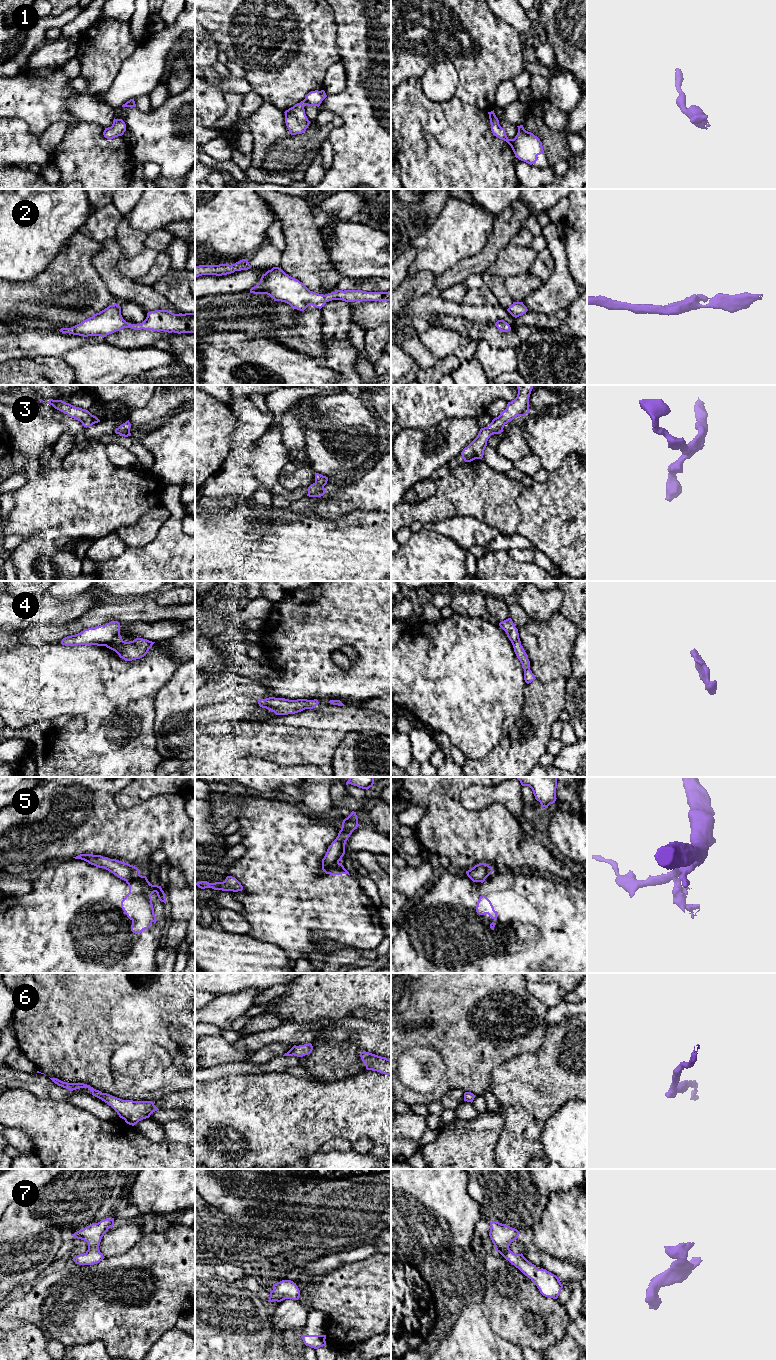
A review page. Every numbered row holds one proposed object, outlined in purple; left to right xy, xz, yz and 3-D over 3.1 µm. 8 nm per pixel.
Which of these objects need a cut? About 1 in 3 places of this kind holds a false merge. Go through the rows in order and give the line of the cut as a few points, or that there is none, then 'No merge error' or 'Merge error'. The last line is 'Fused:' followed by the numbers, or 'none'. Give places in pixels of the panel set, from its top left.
1: No split. No merge error
2: No split. No merge error
3: No split. No merge error
4: No split. No merge error
5: Split along xz (338, 861), (322, 867). Merge error
6: No split. No merge error
7: No split. No merge error
Fused: 5

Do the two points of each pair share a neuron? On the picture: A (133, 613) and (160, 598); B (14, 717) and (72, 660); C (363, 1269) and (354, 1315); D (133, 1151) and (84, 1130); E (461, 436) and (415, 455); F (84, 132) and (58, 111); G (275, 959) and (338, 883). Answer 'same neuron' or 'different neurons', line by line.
A: different neurons
B: same neuron
C: same neuron
D: same neuron
E: same neuron
F: different neurons
G: different neurons

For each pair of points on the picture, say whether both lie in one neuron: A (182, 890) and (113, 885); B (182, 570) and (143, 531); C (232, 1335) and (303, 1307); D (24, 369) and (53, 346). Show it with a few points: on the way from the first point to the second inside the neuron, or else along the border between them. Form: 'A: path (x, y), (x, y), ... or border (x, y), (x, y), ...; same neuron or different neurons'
A: border (164, 893), (166, 902); different neurons
B: border (163, 523), (148, 543), (130, 547); different neurons
C: border (271, 1312), (272, 1325), (284, 1332); different neurons
D: border (62, 356), (36, 356), (16, 360); different neurons

